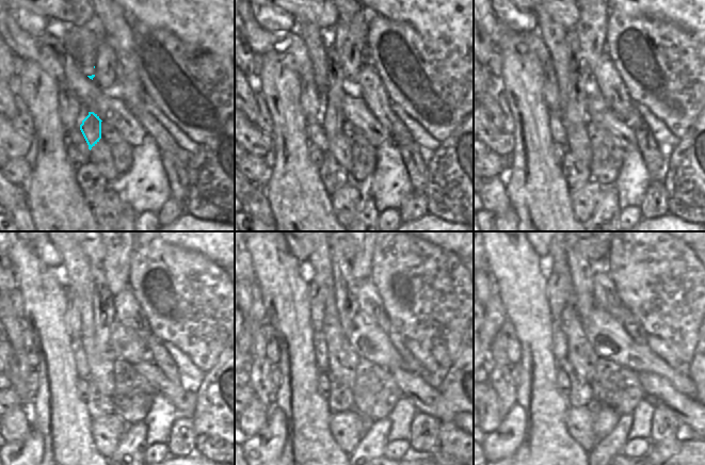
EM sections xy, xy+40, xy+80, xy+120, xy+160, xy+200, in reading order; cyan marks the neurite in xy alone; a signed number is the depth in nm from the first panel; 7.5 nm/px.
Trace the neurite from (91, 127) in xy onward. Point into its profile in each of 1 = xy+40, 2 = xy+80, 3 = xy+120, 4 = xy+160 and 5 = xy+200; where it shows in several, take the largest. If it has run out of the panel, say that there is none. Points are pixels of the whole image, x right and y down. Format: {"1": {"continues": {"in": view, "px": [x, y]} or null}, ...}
{"1": {"continues": {"in": "xy+40", "px": [334, 118]}}, "2": {"continues": {"in": "xy+80", "px": [580, 75]}}, "3": {"continues": {"in": "xy+120", "px": [103, 310]}}, "4": {"continues": {"in": "xy+160", "px": [346, 301]}}, "5": {"continues": {"in": "xy+200", "px": [585, 302]}}}

